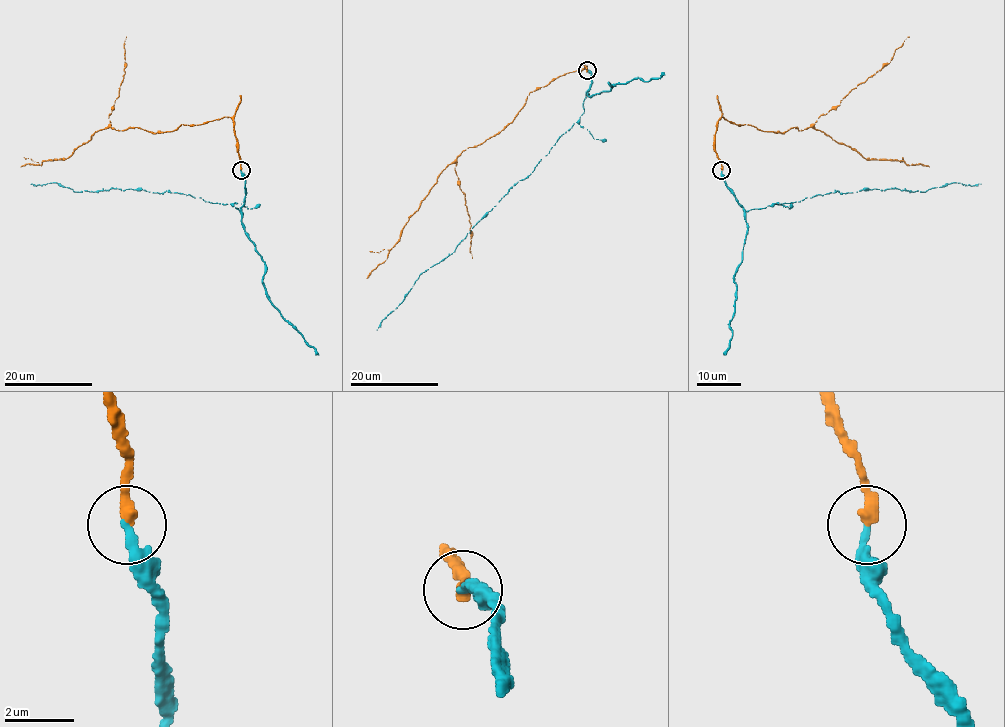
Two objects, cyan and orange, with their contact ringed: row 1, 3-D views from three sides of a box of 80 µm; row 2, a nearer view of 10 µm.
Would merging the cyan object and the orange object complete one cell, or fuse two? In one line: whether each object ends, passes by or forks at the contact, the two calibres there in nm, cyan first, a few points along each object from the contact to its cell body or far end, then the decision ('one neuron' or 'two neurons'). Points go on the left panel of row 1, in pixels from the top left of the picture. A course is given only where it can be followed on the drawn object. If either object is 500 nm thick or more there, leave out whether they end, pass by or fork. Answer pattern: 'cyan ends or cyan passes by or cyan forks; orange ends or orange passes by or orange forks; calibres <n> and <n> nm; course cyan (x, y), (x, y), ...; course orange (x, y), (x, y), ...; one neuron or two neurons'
cyan ends; orange ends; calibres 240 and 380 nm; course cyan (240, 170), (245, 204), (239, 212), (230, 204), (167, 191), (74, 192), (57, 183), (30, 184); course orange (240, 170), (234, 121), (224, 116), (156, 133), (139, 127), (101, 129), (67, 158), (20, 166); one neuron

